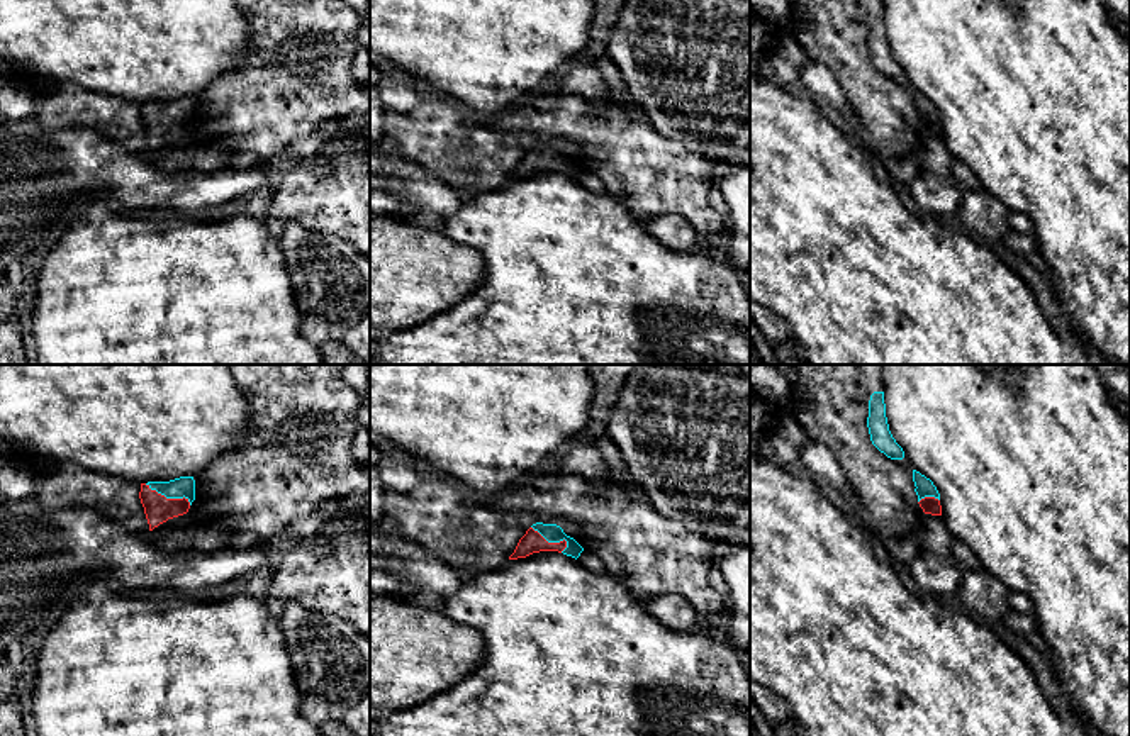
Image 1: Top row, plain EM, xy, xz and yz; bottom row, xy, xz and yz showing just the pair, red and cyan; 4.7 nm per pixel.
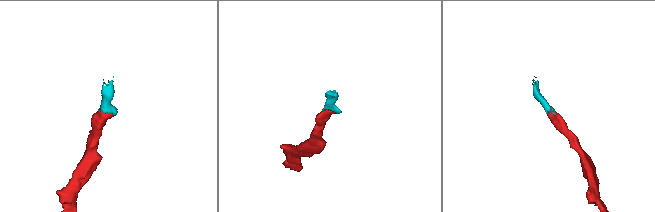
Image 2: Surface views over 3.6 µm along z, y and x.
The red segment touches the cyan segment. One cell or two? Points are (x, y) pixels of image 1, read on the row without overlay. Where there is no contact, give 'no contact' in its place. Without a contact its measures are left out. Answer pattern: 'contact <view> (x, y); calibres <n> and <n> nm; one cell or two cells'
contact xy (168, 119); calibres 140 and 100 nm; one cell

